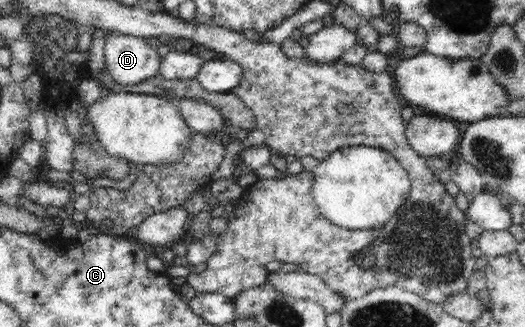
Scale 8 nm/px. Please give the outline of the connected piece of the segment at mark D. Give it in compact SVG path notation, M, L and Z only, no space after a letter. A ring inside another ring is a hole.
M110 32L105 35L104 57L108 75L122 87L157 76L163 59L146 39Z

